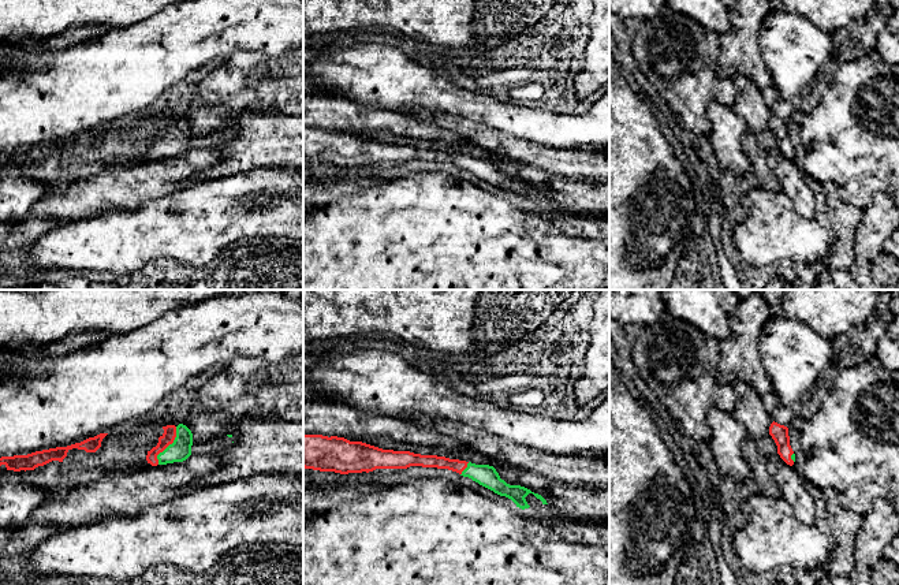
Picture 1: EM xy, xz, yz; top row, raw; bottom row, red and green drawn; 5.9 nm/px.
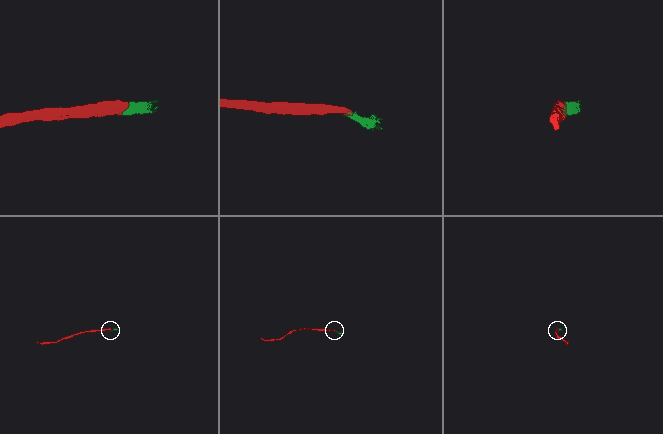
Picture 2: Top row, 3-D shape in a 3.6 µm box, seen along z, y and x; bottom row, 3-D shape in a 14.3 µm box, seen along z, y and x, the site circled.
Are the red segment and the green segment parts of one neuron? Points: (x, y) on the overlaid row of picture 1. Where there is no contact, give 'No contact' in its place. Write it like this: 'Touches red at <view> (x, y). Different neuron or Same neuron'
Touches red at xy (168, 444). Same neuron

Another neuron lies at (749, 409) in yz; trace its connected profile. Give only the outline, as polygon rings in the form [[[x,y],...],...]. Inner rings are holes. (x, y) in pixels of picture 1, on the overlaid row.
[[[735,381],[732,390],[736,398],[734,416],[745,425],[747,437],[750,437],[764,457],[771,457],[777,451],[777,446],[769,435],[769,426],[773,422],[766,411],[762,396],[745,381]]]

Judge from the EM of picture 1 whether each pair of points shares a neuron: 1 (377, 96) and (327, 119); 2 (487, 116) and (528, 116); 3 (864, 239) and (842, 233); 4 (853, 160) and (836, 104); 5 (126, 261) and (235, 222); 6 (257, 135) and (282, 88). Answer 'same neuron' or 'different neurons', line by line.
1: different neurons
2: same neuron
3: different neurons
4: same neuron
5: same neuron
6: different neurons

